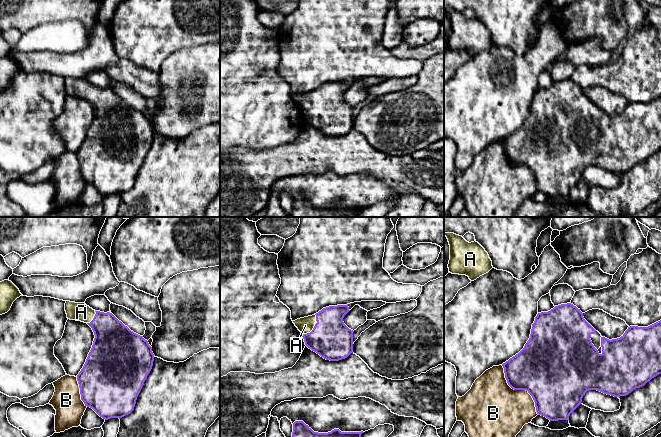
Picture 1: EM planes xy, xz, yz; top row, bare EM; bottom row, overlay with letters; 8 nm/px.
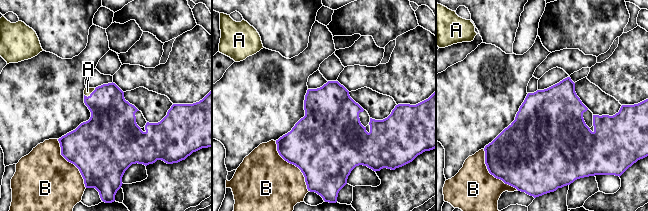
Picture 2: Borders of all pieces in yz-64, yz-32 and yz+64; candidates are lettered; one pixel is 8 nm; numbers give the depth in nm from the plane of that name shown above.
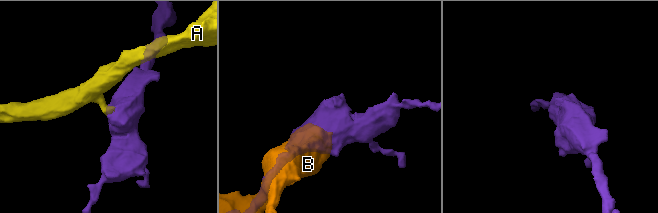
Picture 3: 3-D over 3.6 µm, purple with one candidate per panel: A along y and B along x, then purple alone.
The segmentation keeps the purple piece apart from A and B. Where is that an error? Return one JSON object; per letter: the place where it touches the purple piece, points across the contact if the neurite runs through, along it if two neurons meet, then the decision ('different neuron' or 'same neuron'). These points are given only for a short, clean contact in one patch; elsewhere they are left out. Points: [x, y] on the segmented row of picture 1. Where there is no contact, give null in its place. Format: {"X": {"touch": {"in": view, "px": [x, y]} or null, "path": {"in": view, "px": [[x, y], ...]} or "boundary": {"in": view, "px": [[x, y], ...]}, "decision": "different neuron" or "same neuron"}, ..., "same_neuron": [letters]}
{"A": {"touch": {"in": "xz", "px": [314, 327]}, "path": {"in": "xz", "px": [[330, 338], [314, 327], [305, 325]]}, "decision": "same neuron"}, "B": {"touch": {"in": "yz", "px": [519, 389]}, "decision": "different neuron"}, "same_neuron": ["A"]}

